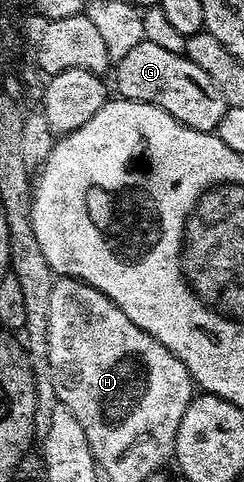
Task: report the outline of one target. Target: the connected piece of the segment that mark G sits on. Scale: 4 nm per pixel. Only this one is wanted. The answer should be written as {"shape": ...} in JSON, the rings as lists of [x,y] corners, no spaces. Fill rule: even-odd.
{"shape":[[[143,40],[126,58],[115,61],[116,88],[121,97],[143,104],[153,104],[166,114],[170,114],[178,122],[190,126],[194,130],[215,132],[218,122],[222,122],[222,114],[226,114],[228,104],[218,94],[214,82],[194,62],[190,62],[183,54],[170,54],[170,50],[162,50],[162,46],[154,46],[154,42]]]}

